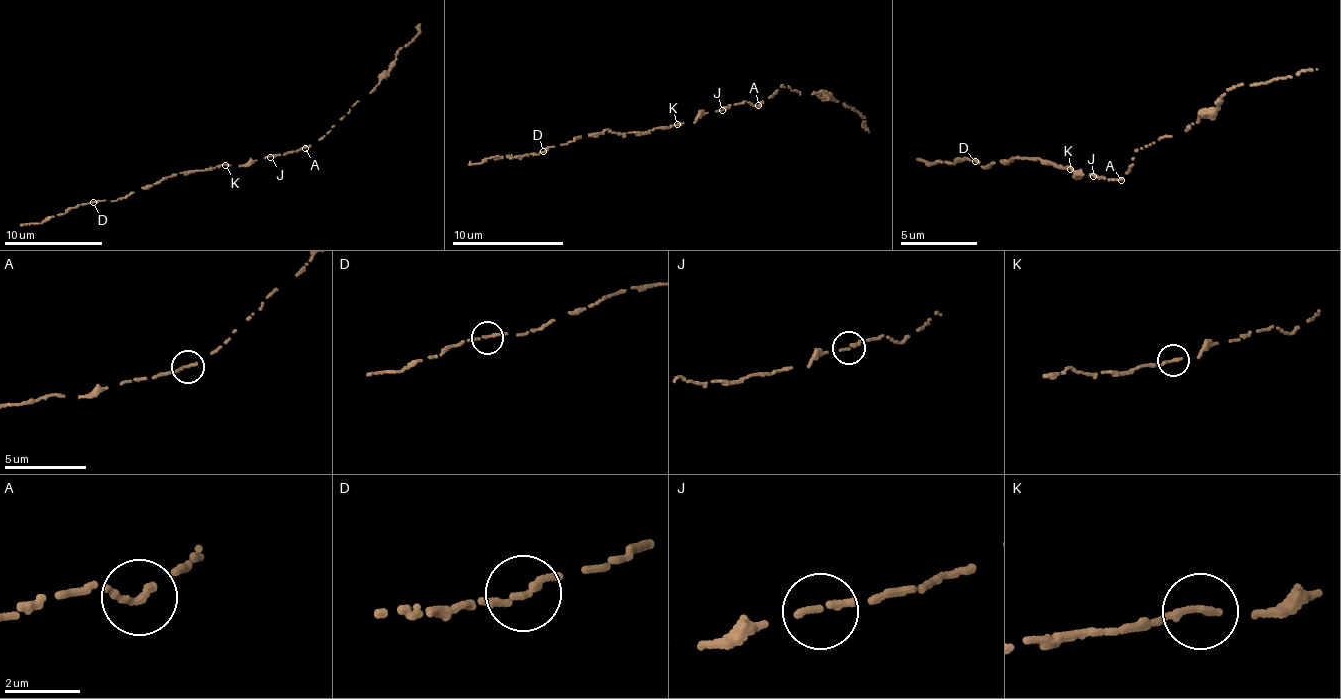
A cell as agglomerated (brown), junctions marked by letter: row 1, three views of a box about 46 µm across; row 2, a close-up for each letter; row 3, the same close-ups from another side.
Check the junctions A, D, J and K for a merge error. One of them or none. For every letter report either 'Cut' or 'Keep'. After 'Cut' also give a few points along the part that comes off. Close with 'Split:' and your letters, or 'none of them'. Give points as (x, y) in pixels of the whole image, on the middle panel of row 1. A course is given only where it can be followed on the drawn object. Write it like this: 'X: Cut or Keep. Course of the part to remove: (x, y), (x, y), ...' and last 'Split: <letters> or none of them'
A: Cut. Course of the part to remove: (759, 104), (783, 86), (830, 94), (855, 109), (868, 133)
D: Keep
J: Keep
K: Keep
Split: A

